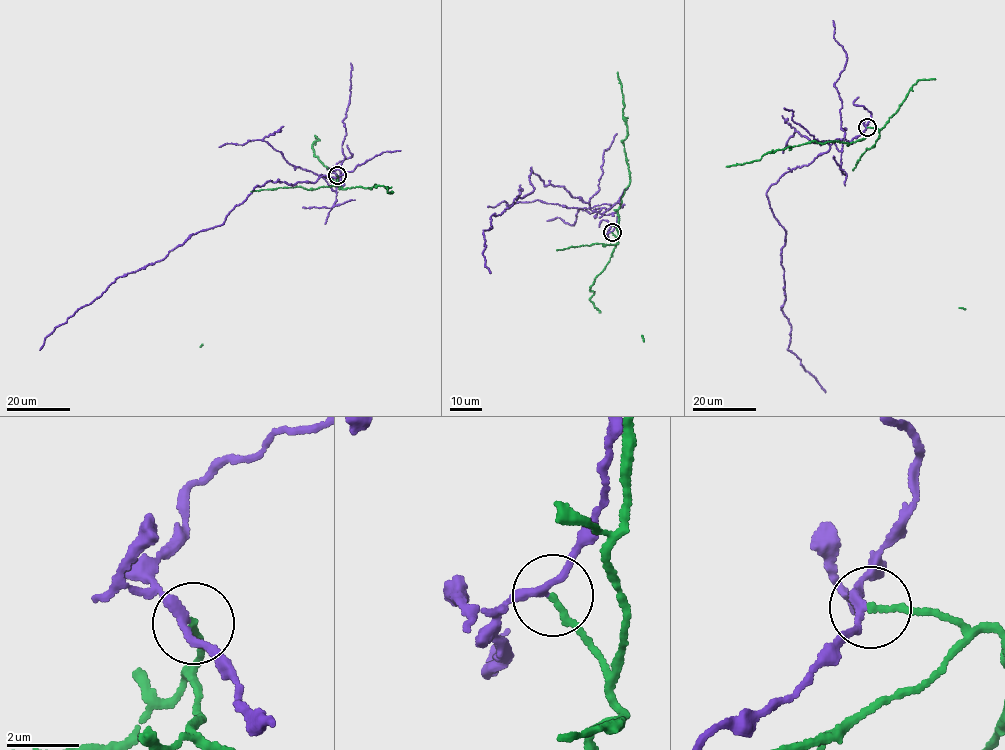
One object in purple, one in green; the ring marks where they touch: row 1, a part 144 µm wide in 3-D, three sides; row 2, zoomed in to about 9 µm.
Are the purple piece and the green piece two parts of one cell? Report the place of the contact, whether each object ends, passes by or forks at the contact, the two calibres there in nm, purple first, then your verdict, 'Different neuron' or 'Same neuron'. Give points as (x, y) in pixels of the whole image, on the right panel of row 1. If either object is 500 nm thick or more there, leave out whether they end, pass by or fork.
Place: (867, 127). At the ring purple passes by. At the ring green ends. Thickness 220 nm (purple) against 160 nm. Different neuron

